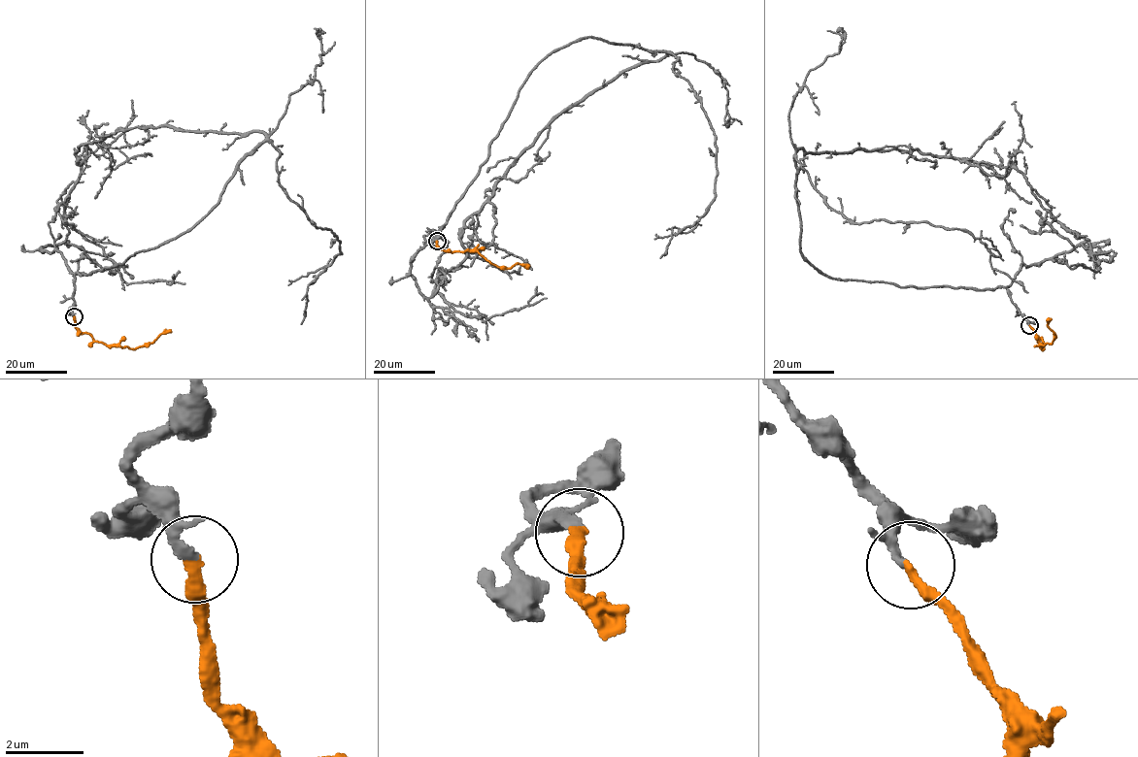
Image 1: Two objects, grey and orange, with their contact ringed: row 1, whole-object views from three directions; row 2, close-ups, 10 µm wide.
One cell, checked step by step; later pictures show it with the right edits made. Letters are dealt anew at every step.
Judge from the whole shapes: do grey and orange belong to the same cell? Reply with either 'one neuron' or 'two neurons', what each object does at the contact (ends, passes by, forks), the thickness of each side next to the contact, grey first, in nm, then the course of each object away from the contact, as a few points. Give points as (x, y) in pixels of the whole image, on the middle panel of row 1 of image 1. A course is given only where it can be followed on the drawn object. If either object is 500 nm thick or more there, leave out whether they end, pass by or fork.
one neuron; grey passes by; orange ends there; 160 nm thick on the grey side, 320 nm on the other; grey runs (437, 241), (543, 60), (588, 37), (667, 53), (549, 123), (435, 289), (483, 321), (543, 294); orange runs (437, 241), (442, 249), (477, 251), (500, 267), (510, 268), (518, 263), (529, 266)

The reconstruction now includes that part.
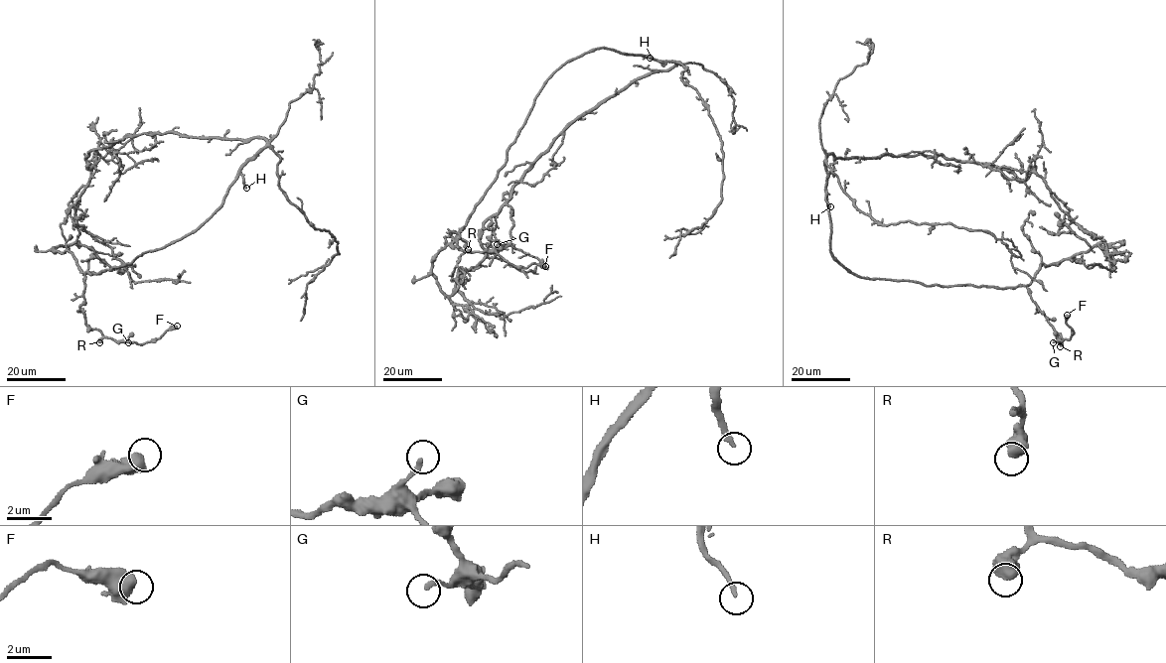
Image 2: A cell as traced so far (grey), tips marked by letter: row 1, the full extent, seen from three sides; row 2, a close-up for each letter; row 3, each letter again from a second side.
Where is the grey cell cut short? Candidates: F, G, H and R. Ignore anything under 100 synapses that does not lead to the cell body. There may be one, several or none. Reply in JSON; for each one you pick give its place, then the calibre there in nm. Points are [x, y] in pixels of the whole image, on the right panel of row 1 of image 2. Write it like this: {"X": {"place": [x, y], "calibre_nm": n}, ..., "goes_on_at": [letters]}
{"H": {"place": [830, 206], "calibre_nm": 220}, "goes_on_at": ["H"]}

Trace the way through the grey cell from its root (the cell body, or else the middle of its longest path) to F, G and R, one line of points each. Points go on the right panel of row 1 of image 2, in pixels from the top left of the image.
F: (828, 156), (830, 251), (846, 269), (861, 277), (924, 285), (1025, 286), (1060, 341), (1073, 333), (1067, 315)
G: (828, 156), (830, 251), (846, 269), (861, 277), (924, 285), (1025, 286), (1060, 334), (1061, 341), (1053, 342)
R: (828, 156), (830, 251), (846, 269), (861, 277), (924, 285), (1025, 286), (1062, 336), (1060, 346)

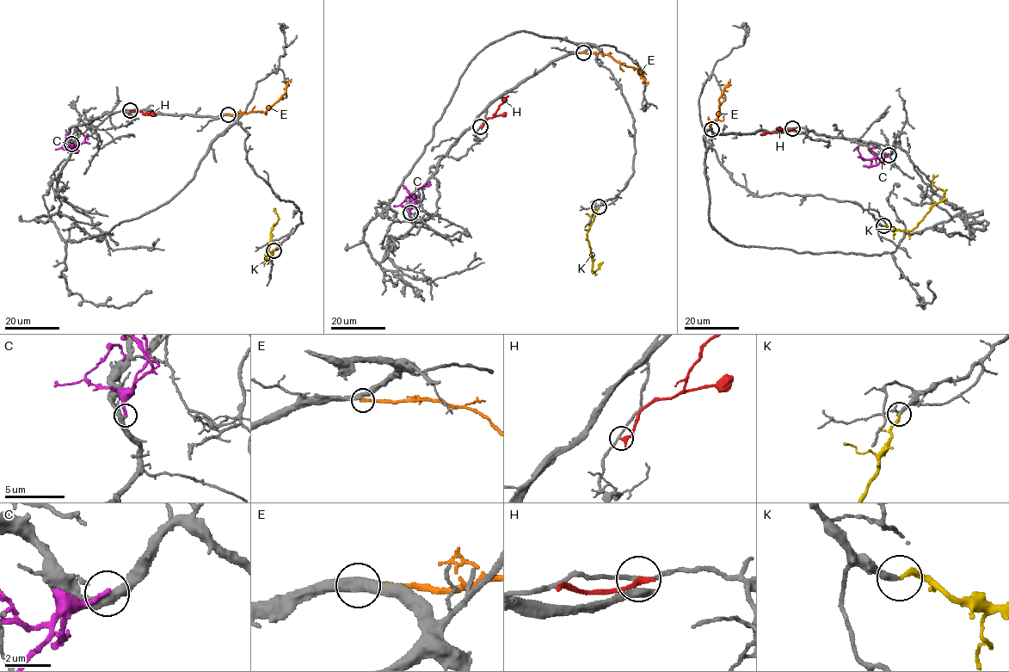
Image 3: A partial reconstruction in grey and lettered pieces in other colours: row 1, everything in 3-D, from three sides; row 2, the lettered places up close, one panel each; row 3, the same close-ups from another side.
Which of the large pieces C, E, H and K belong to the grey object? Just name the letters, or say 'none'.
K

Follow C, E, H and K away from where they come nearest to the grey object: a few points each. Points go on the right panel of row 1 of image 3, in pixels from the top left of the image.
C: (889, 155), (879, 159), (866, 159), (860, 157), (858, 151), (854, 149)
E: (711, 129), (710, 122), (716, 120), (719, 112), (718, 99), (730, 83)
H: (792, 128), (760, 134)
K: (883, 225), (910, 231), (916, 226), (932, 207), (944, 198), (944, 191), (932, 184), (933, 177), (938, 175)

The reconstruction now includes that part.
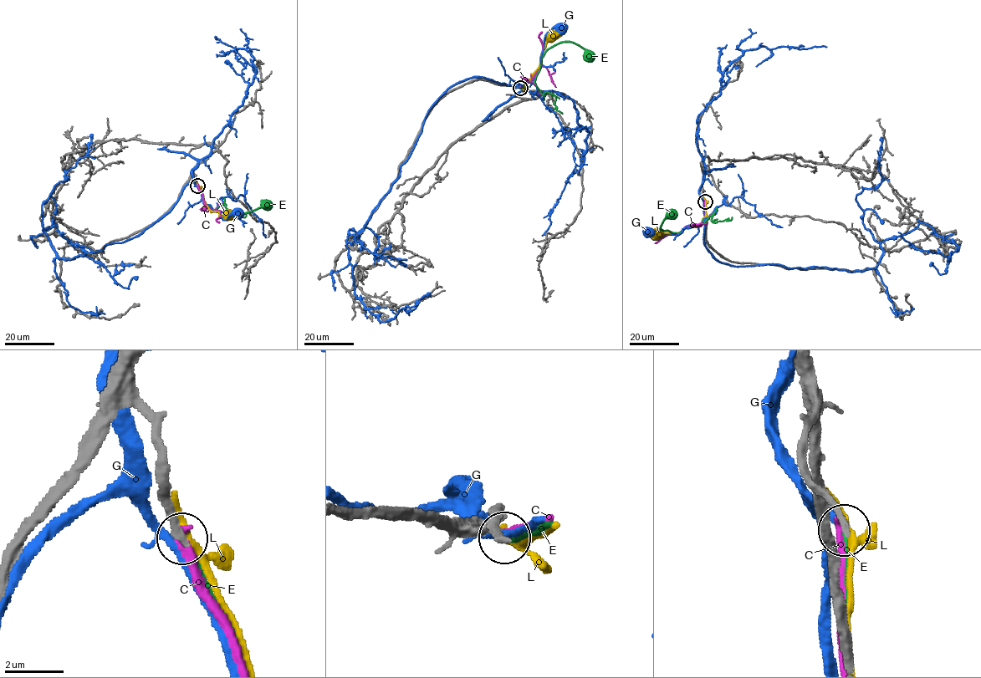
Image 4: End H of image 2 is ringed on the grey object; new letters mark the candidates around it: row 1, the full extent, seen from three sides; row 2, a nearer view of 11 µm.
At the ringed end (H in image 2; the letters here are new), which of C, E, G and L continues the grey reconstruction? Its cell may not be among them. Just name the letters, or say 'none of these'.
E

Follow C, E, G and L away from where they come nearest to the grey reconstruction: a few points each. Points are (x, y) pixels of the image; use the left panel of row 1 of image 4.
C: (197, 185), (203, 202), (212, 211), (220, 211), (221, 217), (216, 219), (219, 222)
E: (197, 186), (203, 201), (212, 210), (220, 211), (222, 216), (248, 212), (266, 204)
G: (196, 185), (203, 202), (213, 211), (220, 211), (220, 217), (226, 219), (237, 212)
L: (197, 184), (207, 208), (218, 211), (220, 216), (227, 215)

